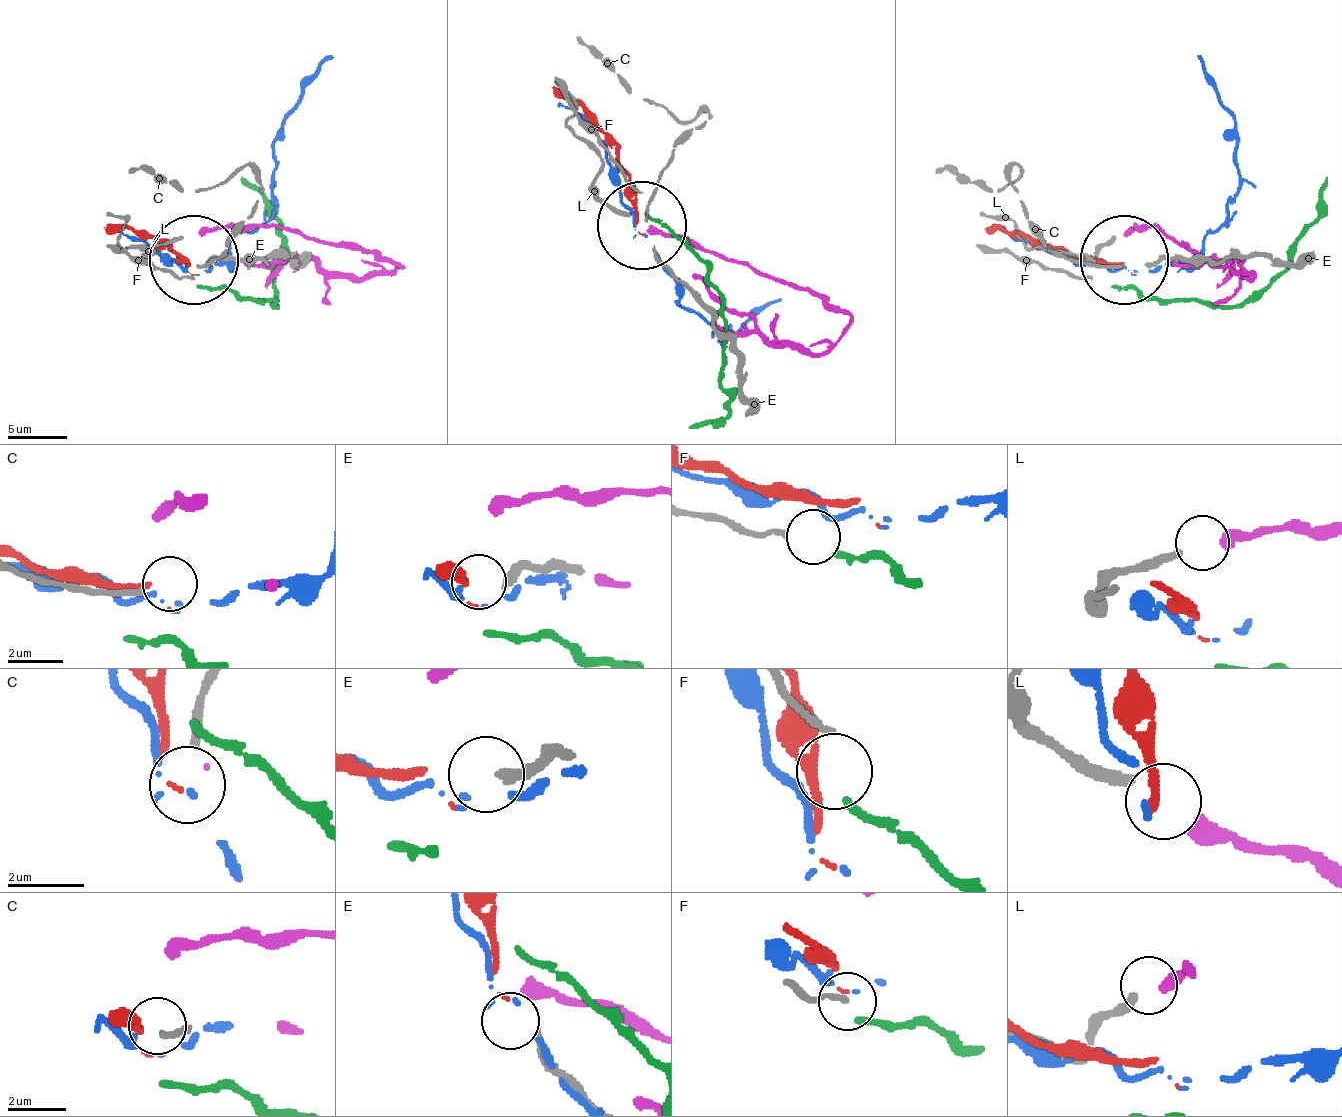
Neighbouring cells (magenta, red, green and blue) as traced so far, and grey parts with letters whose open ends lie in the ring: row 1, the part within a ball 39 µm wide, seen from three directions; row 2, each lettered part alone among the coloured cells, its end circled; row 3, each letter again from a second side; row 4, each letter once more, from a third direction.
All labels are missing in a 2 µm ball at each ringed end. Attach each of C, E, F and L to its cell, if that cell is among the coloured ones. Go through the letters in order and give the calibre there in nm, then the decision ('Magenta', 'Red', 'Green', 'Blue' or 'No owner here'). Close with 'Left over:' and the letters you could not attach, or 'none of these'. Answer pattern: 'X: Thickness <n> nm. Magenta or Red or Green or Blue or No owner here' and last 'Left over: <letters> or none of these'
C: Thickness 240 nm. No owner here
E: Thickness 220 nm. Red
F: Thickness 170 nm. Green
L: Thickness 300 nm. Magenta
Left over: C

